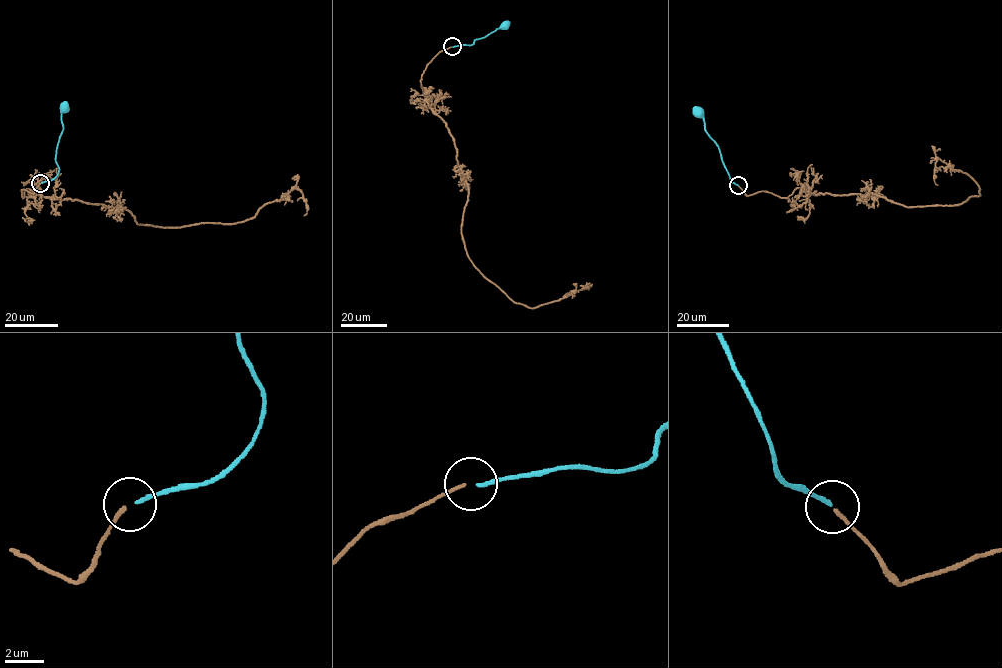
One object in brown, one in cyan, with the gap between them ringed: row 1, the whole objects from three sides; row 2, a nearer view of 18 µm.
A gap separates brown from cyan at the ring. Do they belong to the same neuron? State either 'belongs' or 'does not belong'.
does not belong

